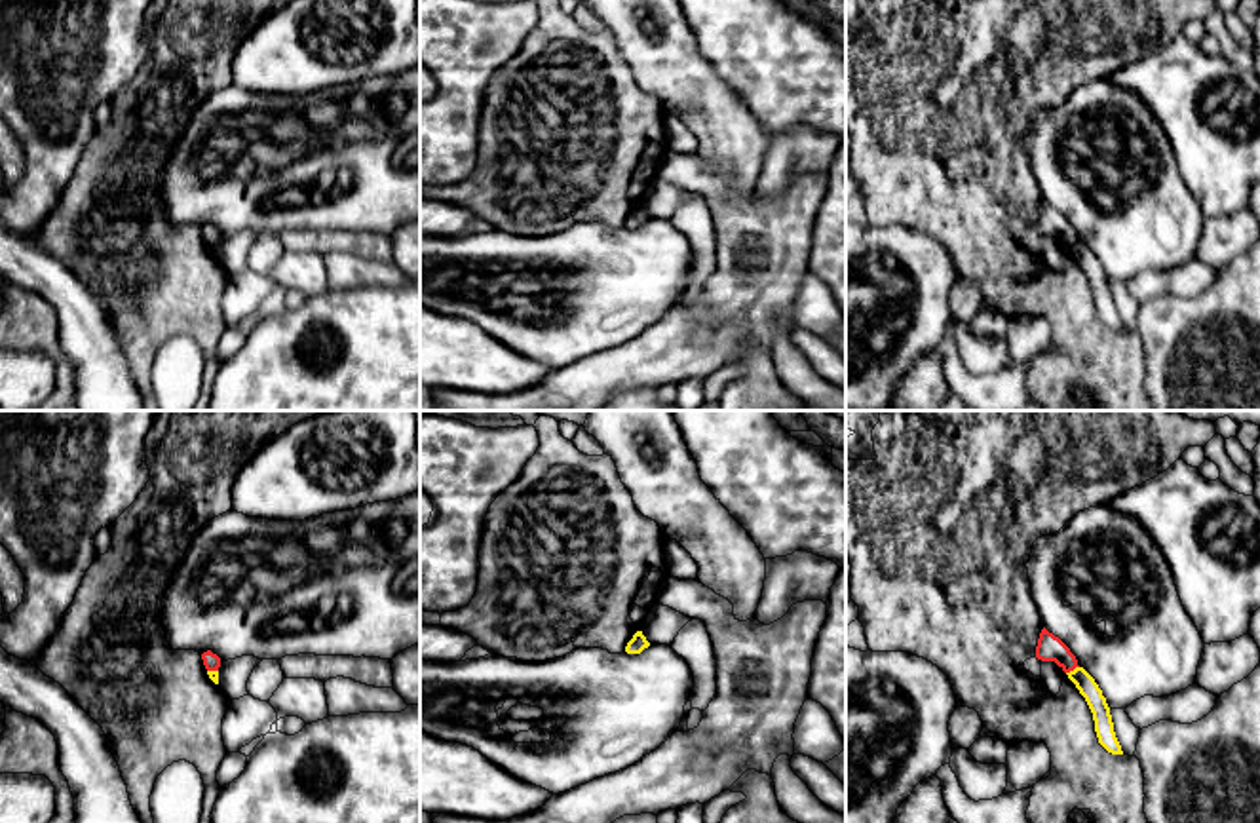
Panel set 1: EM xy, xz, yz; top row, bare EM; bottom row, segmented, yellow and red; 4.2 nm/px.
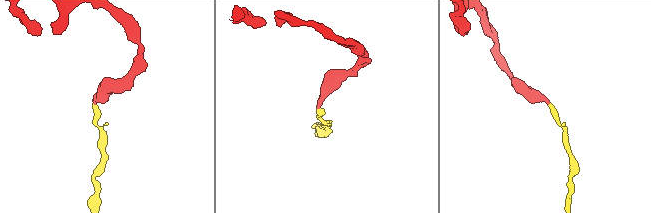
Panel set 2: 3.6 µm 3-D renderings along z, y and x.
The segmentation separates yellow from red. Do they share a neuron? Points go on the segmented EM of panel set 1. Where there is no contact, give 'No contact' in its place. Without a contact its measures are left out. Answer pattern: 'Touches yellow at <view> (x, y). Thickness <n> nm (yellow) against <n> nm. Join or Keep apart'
Touches yellow at yz (1074, 669). Thickness 80 nm (yellow) against 110 nm. Keep apart

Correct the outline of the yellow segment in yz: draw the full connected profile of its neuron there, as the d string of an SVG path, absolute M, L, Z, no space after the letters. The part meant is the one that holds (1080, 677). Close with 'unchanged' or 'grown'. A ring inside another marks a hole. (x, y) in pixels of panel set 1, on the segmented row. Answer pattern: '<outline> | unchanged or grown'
M1076 667L1074 671L1066 675L1076 684L1079 694L1085 698L1093 713L1098 743L1112 755L1123 755L1121 745L1114 732L1110 707L1106 703L1106 698L1102 696L1102 690L1095 682L1095 679L1083 667Z | unchanged

